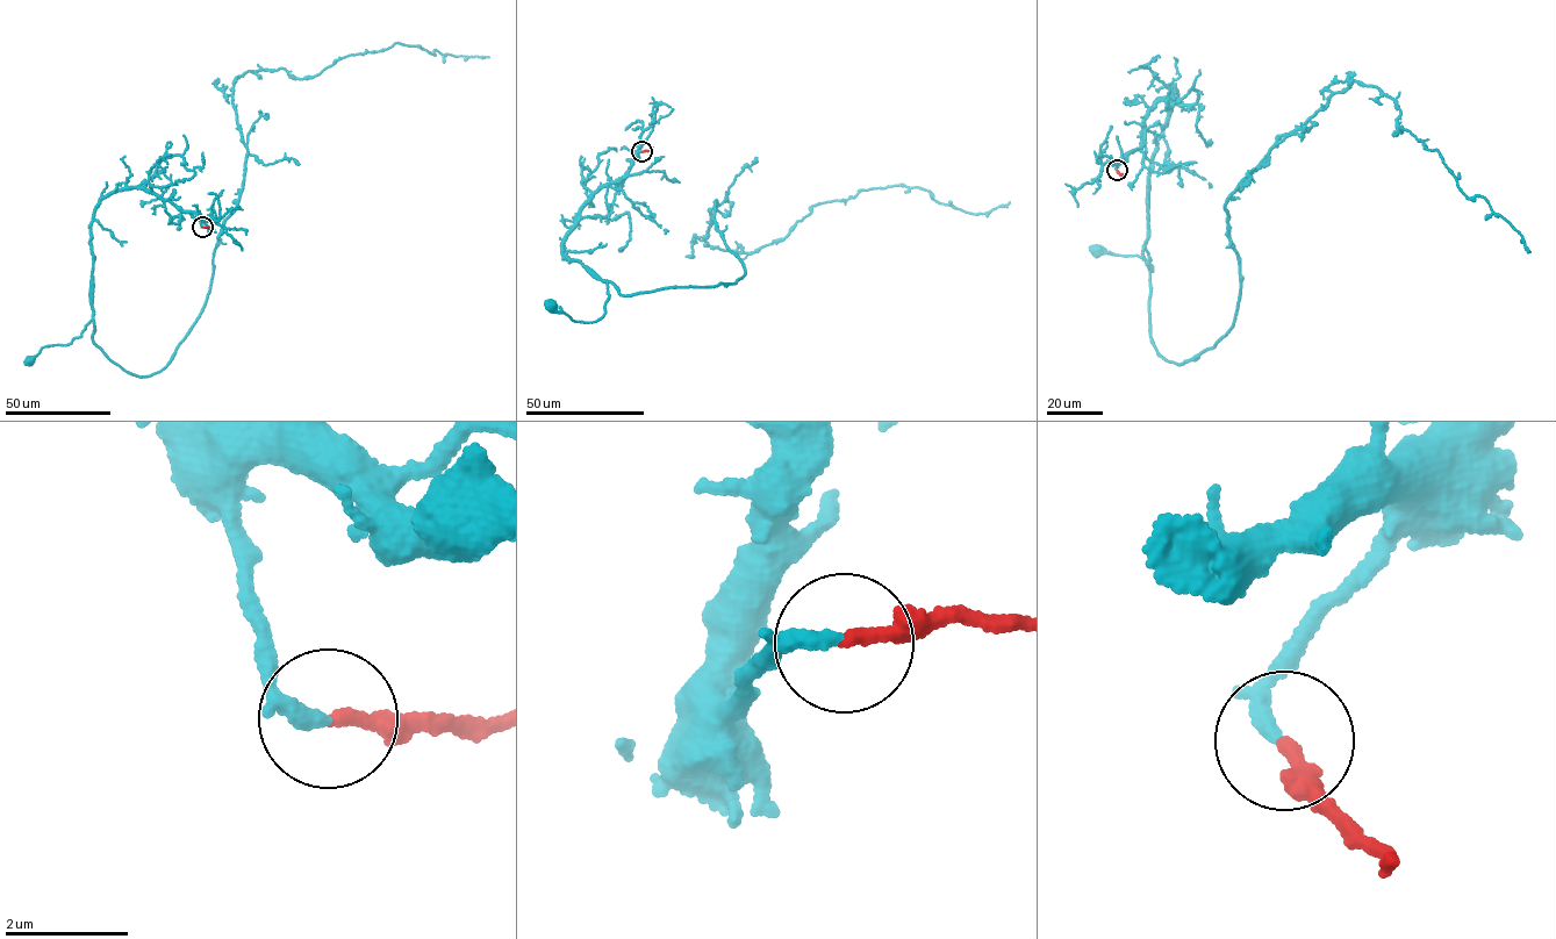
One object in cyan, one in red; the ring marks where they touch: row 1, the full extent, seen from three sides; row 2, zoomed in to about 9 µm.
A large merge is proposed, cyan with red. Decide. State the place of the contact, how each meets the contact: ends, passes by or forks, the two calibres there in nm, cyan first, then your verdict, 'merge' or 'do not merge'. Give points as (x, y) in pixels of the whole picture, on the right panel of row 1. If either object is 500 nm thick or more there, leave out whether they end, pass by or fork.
place (1117, 170); cyan passes by; red ends; calibres 190 and 240 nm; merge

